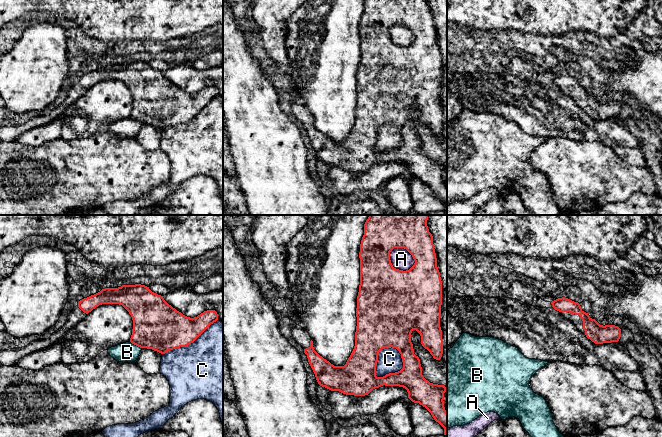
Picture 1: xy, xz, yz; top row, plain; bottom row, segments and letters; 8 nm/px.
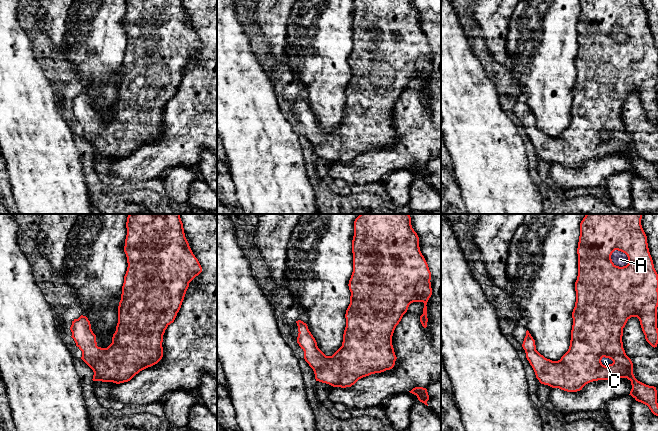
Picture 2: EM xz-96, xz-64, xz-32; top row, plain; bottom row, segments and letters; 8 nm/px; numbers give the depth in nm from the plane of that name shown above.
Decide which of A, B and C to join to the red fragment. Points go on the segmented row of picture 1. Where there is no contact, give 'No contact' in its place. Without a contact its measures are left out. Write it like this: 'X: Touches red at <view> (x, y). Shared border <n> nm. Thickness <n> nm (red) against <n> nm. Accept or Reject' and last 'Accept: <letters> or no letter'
A: Touches red at xz (404, 248). Shared border 240 nm. Thickness 460 nm (red) against 170 nm. Reject
B: Touches red at xy (136, 345). Shared border 110 nm. Thickness 380 nm (red) against 160 nm. Reject
C: Touches red at xz (377, 357). Shared border 280 nm. Thickness 360 nm (red) against 190 nm. Reject
Accept: no letter

